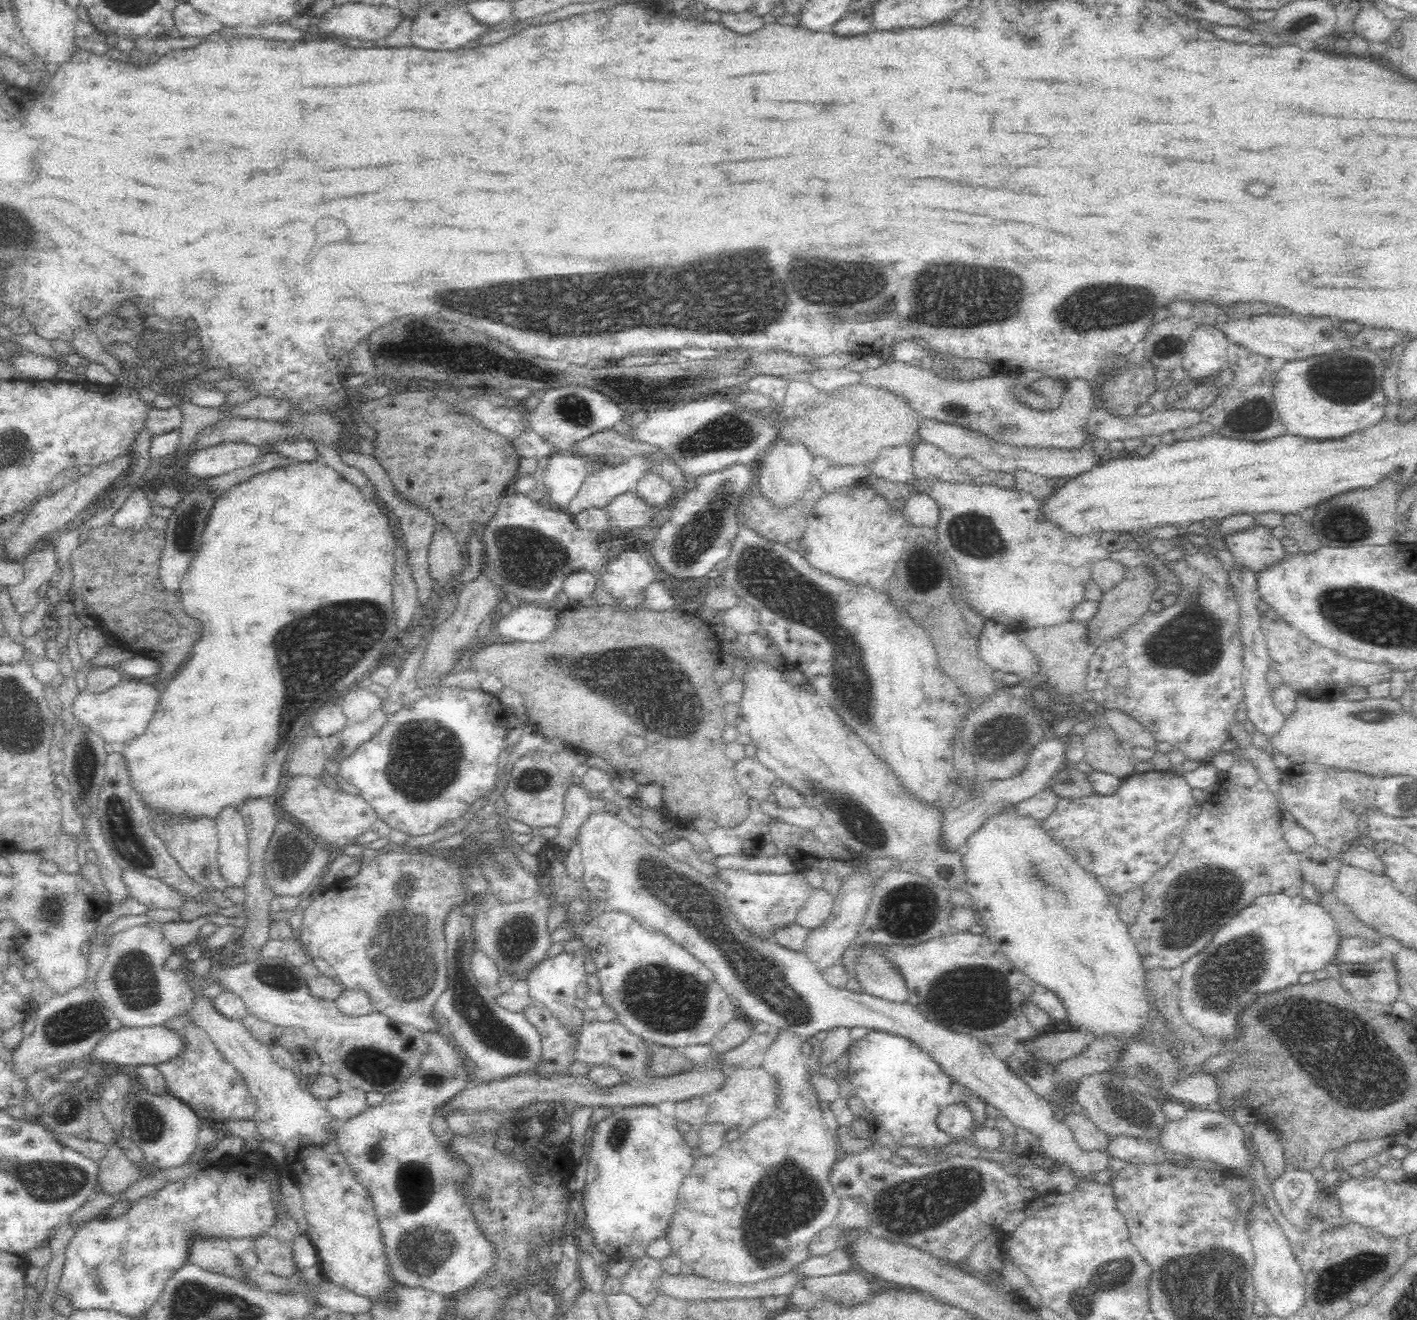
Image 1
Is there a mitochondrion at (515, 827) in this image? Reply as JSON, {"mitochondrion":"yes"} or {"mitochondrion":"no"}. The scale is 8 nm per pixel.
{"mitochondrion":"no"}

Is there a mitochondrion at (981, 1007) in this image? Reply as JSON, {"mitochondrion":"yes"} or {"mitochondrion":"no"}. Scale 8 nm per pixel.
{"mitochondrion":"yes"}

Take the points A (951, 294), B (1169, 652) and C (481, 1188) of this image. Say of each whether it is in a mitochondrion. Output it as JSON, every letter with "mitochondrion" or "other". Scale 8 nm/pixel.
{"A":"mitochondrion","B":"mitochondrion","C":"other"}

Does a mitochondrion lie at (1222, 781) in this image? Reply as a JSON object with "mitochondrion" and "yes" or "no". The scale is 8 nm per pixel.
{"mitochondrion":"no"}

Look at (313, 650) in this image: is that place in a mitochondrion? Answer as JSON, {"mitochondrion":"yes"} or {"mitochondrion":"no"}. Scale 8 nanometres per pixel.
{"mitochondrion":"yes"}

